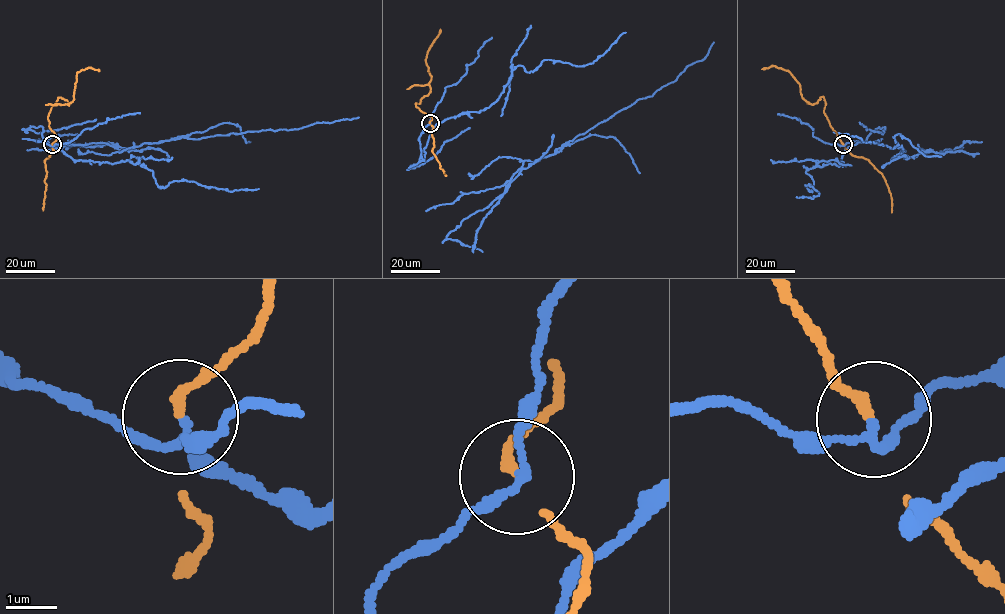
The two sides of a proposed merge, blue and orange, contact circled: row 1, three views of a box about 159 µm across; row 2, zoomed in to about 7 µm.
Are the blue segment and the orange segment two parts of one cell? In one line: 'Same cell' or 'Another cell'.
Another cell

